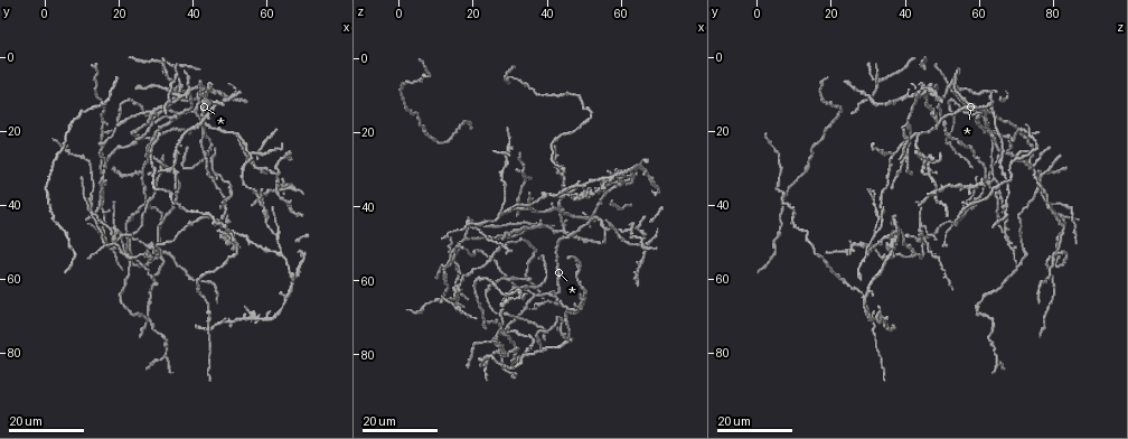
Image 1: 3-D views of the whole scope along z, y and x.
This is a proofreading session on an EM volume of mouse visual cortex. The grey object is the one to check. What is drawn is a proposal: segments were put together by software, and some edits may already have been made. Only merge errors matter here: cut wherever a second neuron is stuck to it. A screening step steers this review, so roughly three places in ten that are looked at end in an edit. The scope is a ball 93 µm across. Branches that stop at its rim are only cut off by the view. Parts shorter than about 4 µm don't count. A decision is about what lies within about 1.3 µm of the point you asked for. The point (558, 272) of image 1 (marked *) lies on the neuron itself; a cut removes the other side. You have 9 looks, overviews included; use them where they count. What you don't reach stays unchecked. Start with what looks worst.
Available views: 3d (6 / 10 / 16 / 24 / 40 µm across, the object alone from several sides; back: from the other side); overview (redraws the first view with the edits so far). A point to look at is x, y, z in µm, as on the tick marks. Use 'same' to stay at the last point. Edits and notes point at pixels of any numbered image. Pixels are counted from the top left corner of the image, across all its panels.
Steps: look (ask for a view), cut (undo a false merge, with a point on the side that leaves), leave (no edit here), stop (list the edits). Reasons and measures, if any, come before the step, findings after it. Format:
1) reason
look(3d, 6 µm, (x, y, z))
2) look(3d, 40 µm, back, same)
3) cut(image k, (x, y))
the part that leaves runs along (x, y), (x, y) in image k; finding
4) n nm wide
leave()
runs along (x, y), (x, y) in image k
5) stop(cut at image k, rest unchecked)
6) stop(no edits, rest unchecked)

three arms meet
look(3d, 16 µm, (16.5, 33.0, 61.0))

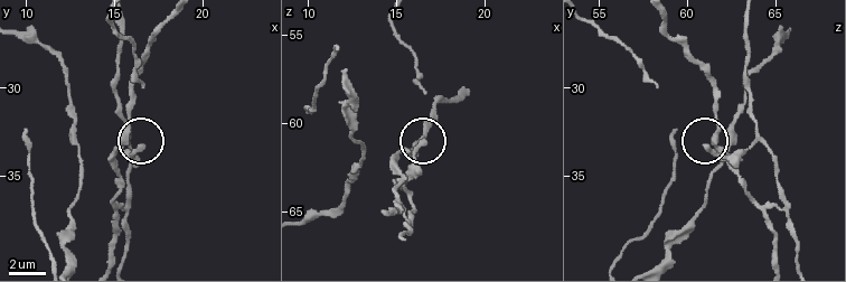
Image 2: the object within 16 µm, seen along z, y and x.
look(3d, 6 µm, (15.9, 33.2, 61.5))

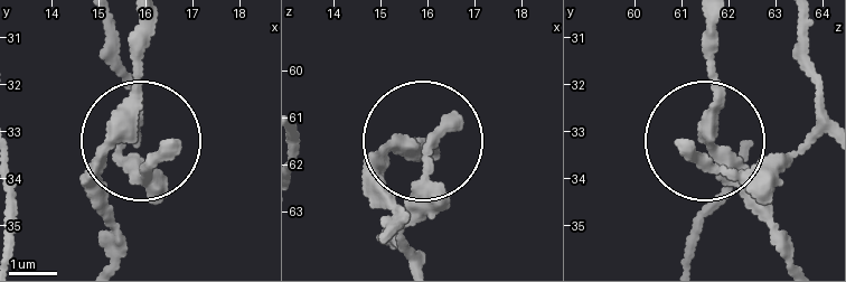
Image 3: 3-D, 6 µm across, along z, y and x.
leave()
one neuron here

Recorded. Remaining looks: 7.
two arms in line, one across
look(3d, 24 µm, (59.5, 44.0, 33.5))

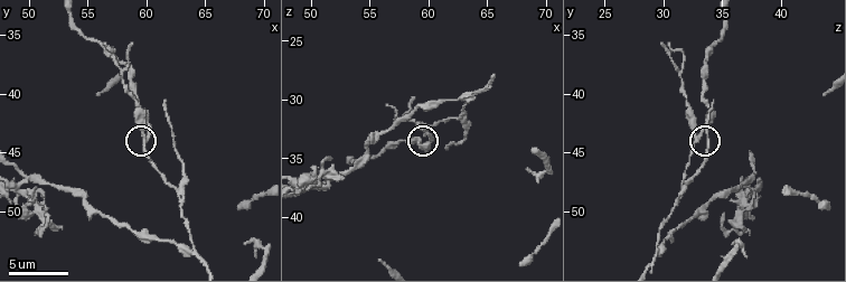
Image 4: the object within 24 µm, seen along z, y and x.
look(3d, 6 µm, (60.0, 43.8, 32.8))

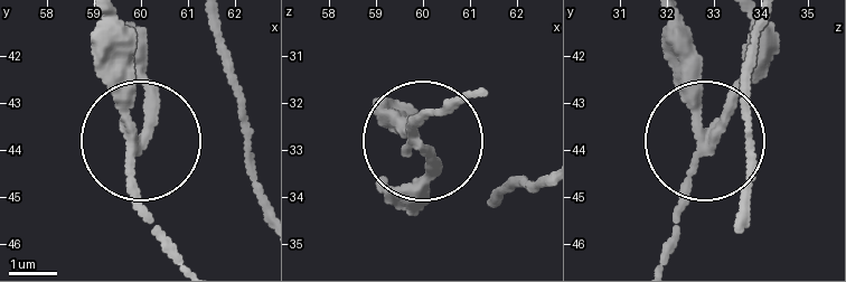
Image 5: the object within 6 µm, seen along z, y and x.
cut(image 5, (121, 82))
the part that leaves runs along (135, 156), (144, 224), (172, 260) in image 5; a second neuron is stuck on

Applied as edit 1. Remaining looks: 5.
look(overview)

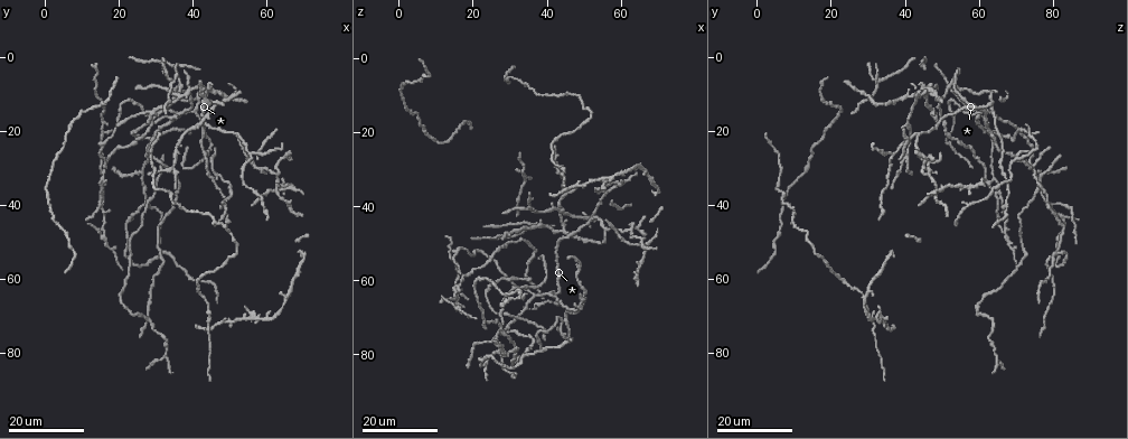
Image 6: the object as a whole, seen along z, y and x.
side arm on a straight run
look(3d, 24 µm, (32.0, 21.0, 70.0))

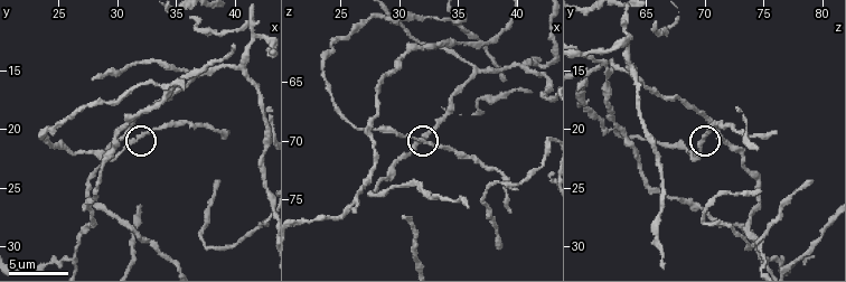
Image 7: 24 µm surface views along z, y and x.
look(3d, 10 µm, (32.0, 20.4, 70.2))

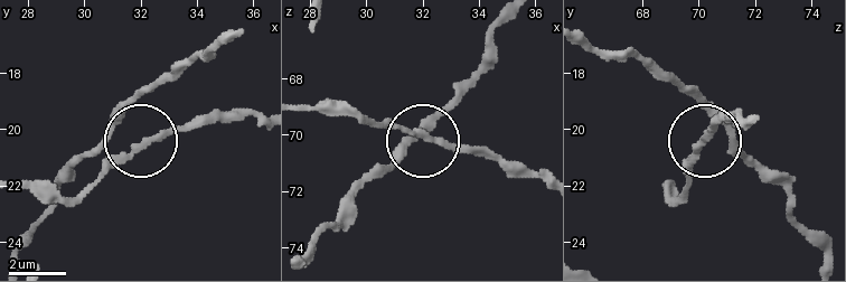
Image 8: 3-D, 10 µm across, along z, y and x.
leave()
runs along (234, 29), (129, 106), (148, 143), (210, 121) in image 8; one neuron here

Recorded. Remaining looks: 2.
look(3d, 16 µm, (46.5, 31.5, 69.5))

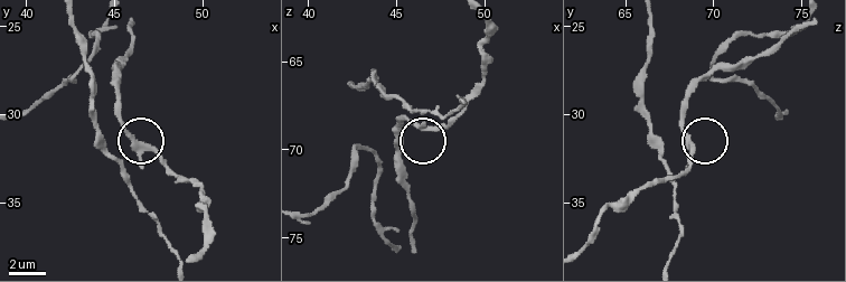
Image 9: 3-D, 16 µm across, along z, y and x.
look(3d, 6 µm, (46.8, 31.7, 68.8))

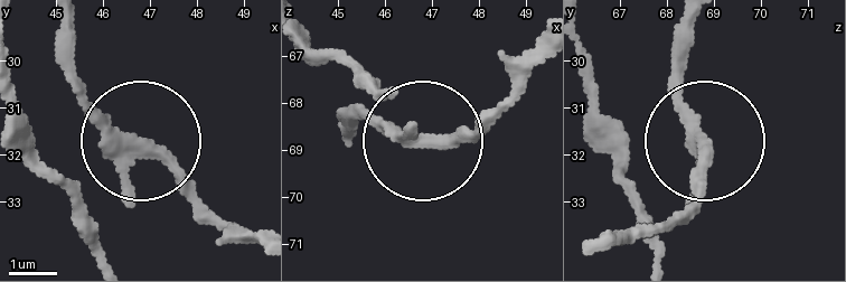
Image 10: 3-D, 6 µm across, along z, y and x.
240 nm wide
leave()
all the same neuron

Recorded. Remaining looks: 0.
stop(cut at image 5, rest unchecked)

